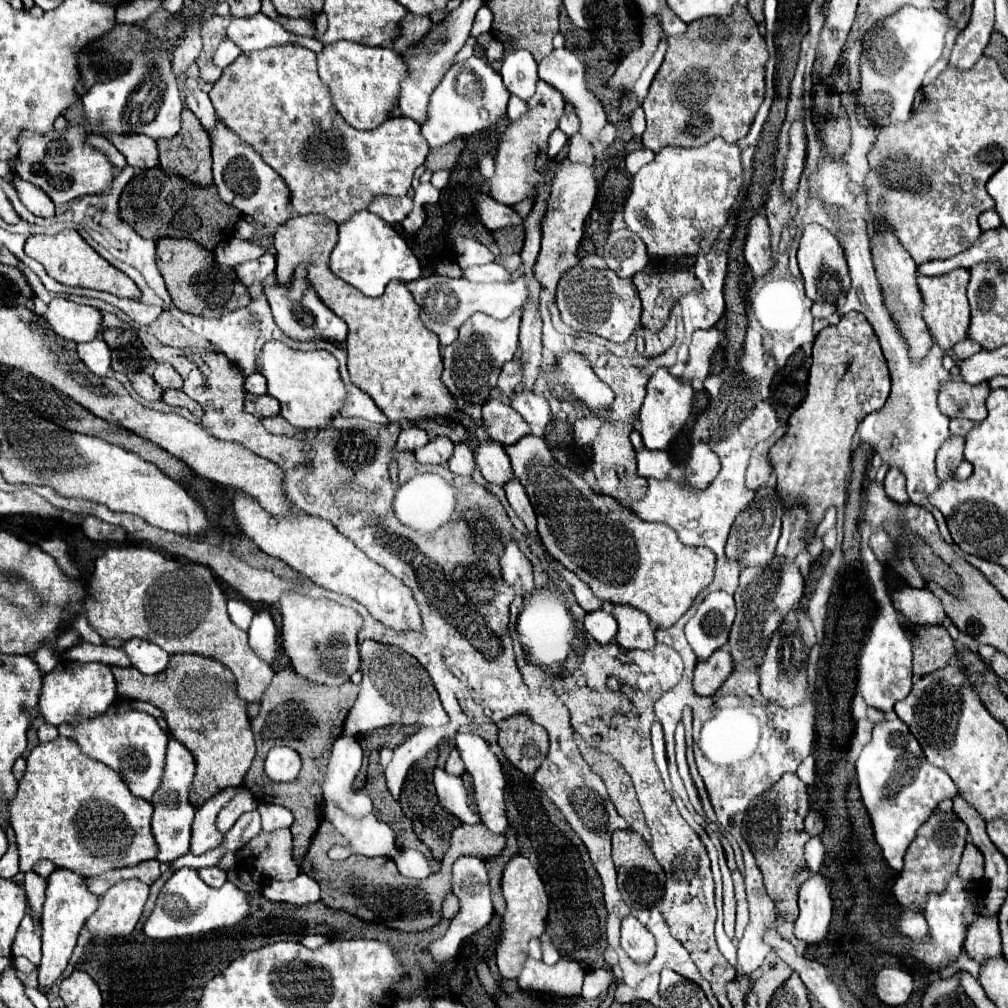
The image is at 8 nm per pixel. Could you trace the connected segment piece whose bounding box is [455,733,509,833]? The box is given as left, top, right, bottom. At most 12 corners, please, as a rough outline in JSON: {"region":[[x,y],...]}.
{"region":[[457,733],[481,821],[505,833],[505,773],[489,743]]}

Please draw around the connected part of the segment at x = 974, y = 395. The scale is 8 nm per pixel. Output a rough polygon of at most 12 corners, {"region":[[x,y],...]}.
{"region":[[947,383],[939,407],[975,423],[987,417],[989,383]]}

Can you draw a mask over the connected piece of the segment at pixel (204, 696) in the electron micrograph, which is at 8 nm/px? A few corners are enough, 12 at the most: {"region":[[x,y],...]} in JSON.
{"region":[[197,653],[145,677],[111,665],[117,693],[165,713],[197,761],[201,807],[255,757],[233,673]]}

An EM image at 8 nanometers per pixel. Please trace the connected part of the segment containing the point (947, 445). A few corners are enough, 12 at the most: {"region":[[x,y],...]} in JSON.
{"region":[[951,435],[937,453],[937,477],[953,477],[963,461],[963,437]]}

